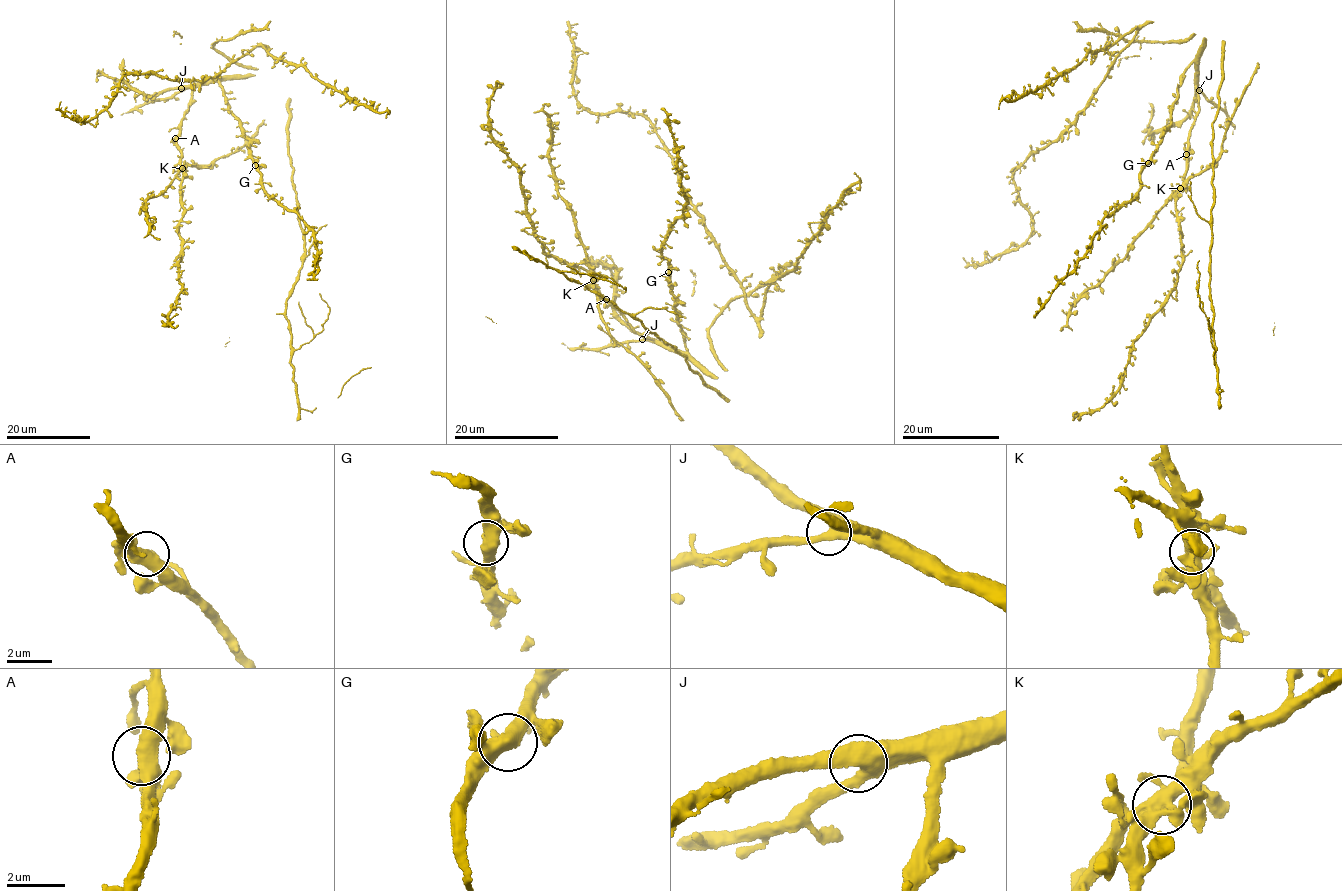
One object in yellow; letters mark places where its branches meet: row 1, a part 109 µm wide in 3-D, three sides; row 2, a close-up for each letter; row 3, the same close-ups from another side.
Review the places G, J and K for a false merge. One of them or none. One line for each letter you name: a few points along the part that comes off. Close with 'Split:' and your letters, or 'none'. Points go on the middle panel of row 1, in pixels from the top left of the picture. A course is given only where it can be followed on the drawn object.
Split: none

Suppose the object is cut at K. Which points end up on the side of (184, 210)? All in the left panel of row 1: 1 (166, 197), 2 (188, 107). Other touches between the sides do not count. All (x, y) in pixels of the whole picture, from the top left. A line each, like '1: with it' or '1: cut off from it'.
1: cut off from it
2: cut off from it

